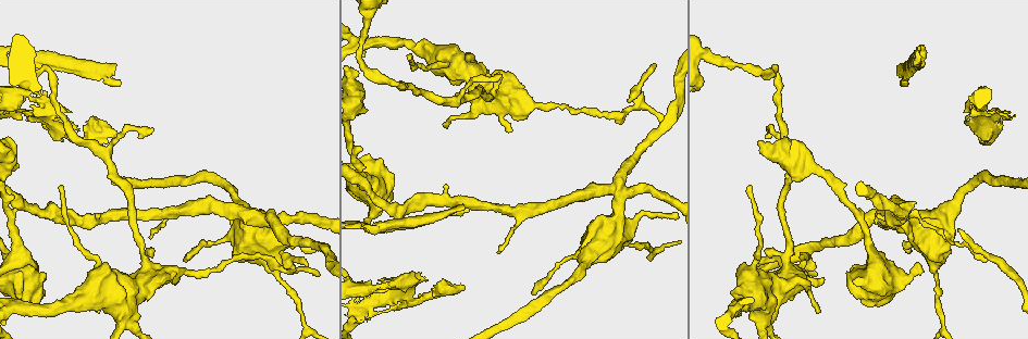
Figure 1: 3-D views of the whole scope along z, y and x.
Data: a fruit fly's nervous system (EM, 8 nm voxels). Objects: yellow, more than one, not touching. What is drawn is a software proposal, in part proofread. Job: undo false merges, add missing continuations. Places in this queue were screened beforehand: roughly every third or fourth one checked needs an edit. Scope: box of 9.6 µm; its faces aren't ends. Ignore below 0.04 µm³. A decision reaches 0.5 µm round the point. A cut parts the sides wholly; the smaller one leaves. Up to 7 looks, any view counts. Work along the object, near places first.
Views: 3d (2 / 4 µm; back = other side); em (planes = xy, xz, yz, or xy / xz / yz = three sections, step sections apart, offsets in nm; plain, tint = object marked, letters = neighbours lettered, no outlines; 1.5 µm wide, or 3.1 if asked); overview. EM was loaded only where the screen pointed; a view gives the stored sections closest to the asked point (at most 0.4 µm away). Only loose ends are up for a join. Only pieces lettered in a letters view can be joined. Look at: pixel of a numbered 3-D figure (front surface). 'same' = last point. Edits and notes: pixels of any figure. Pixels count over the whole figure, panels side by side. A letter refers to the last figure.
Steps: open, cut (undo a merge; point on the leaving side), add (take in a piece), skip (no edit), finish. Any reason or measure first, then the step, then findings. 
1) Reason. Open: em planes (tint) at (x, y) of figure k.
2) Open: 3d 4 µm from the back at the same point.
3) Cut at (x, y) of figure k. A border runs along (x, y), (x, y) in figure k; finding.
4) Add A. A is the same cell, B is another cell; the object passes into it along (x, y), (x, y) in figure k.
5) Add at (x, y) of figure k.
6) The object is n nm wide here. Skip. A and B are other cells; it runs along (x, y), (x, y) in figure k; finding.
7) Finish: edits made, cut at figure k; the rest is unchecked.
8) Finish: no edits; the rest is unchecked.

Four-way junction. Open: em yz step 4 (tint) at (268, 218) of figure 1.

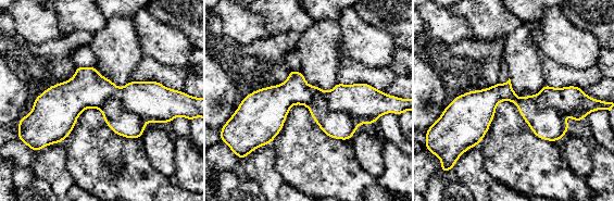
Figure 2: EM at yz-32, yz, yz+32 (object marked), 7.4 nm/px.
Open: em planes (letters) at the same point.

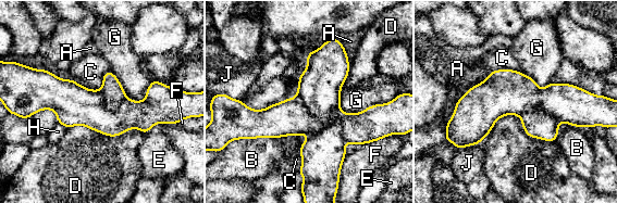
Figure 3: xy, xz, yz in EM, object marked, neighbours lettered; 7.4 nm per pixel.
Cut at (288, 117) of figure 3. A, B, C, D, E, F, G, H and J are other cells; a border runs along (296, 98), (324, 125), (321, 130) in figure 3; a second neuron is stuck on.

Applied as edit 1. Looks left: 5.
Redraw. Open: overview.

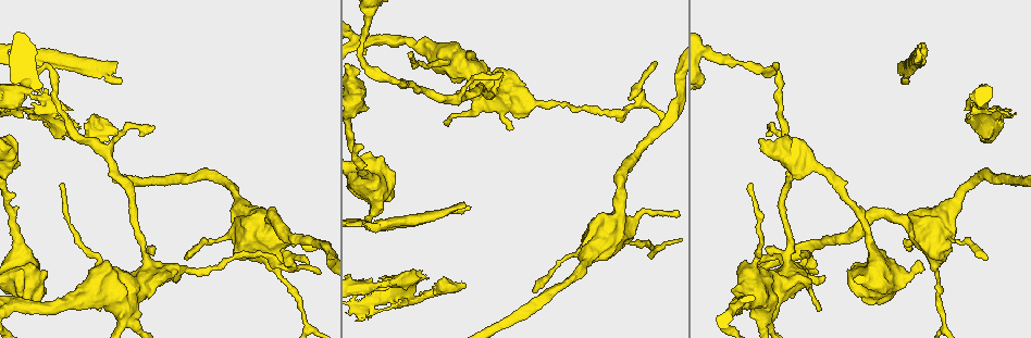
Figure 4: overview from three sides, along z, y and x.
An open end. Open: em xy step 8 (letters) at (919, 261) of figure 4.

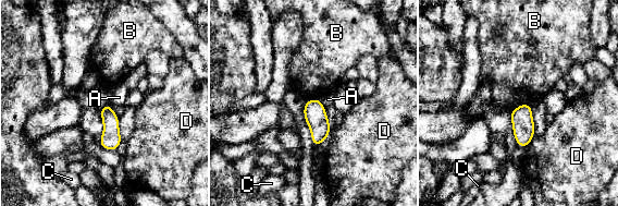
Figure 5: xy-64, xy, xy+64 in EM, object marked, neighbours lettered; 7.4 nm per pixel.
Open: em planes (letters) at the same point.

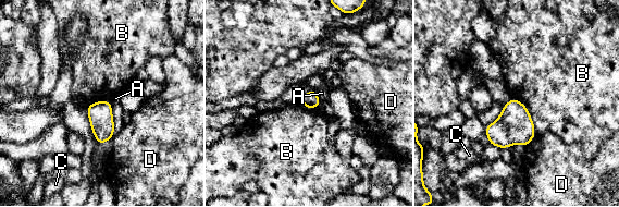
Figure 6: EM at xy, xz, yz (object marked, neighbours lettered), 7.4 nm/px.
Skip. A, B, C and D are other cells; none of them fits.

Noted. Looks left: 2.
Calibre changes. Open: em planes (tint) at (145, 247) of figure 4.

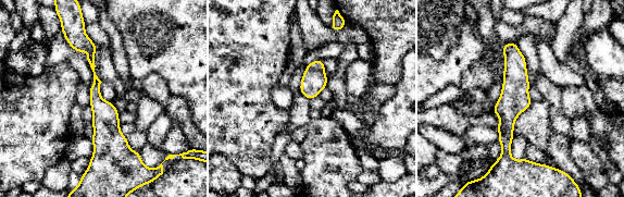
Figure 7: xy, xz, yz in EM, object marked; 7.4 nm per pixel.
Open: em planes (letters) at the same point.

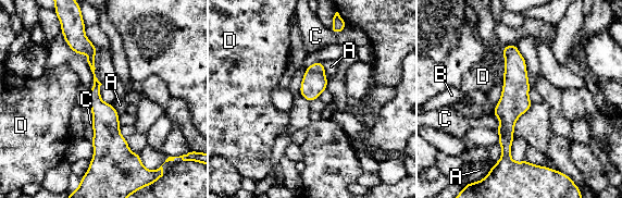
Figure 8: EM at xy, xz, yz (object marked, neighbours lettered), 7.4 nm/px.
The object is 80 nm wide here. Skip. A, B, C and D are other cells; it runs along (78, 32), (91, 53), (106, 132), (123, 149) in figure 8; continuous, no second neuron.

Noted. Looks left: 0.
Finish: edits made, cut at figure 3; the rest is unchecked.

